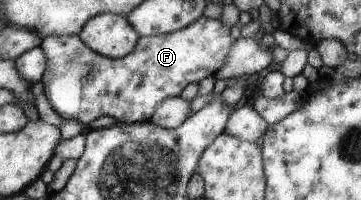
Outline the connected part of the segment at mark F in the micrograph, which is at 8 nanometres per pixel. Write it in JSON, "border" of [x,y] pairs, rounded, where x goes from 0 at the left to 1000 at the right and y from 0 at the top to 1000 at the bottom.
{"border":[[[557,80],[540,115],[529,115],[521,135],[507,135],[504,145],[471,165],[388,185],[377,235],[368,240],[355,275],[346,275],[332,295],[310,295],[285,280],[280,265],[263,260],[255,240],[247,240],[244,220],[233,215],[233,200],[224,200],[219,175],[141,175],[125,185],[111,220],[111,235],[122,245],[133,325],[122,390],[114,400],[122,430],[122,470],[139,510],[147,550],[158,560],[163,580],[172,580],[180,595],[211,600],[230,630],[241,625],[241,610],[252,610],[258,590],[274,590],[274,580],[307,580],[307,590],[319,590],[330,615],[388,615],[418,605],[421,580],[429,570],[432,540],[440,530],[446,505],[454,505],[471,480],[496,480],[496,470],[507,460],[507,440],[512,440],[524,410],[551,415],[551,405],[562,400],[568,380],[593,380],[604,350],[618,340],[623,295],[645,230],[645,190],[634,180],[634,150],[640,150],[640,135],[637,120],[615,115],[609,95],[584,95]]]}

